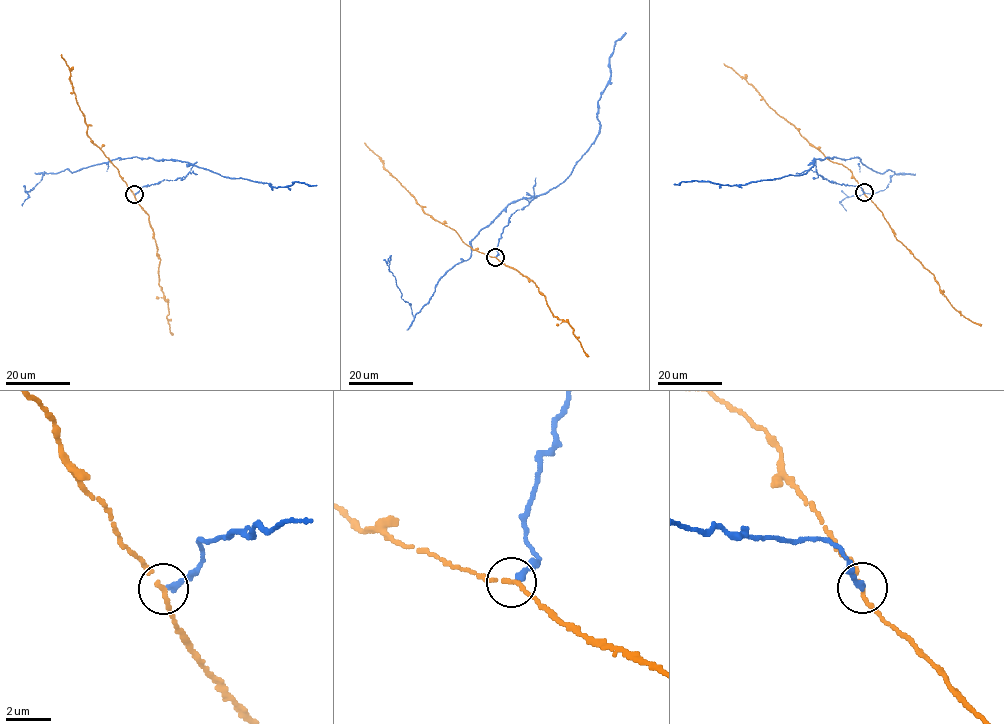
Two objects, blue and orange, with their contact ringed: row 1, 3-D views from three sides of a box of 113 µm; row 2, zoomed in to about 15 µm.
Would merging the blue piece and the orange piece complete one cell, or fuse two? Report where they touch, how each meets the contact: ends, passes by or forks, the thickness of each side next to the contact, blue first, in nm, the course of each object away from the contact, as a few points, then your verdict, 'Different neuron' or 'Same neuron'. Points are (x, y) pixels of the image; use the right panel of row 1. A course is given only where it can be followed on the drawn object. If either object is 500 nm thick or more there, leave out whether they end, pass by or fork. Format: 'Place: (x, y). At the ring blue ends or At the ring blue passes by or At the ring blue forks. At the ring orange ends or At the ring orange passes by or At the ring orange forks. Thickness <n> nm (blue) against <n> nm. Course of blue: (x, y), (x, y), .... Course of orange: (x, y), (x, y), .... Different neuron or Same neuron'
Place: (864, 192). At the ring blue ends. At the ring orange passes by. Thickness 320 nm (blue) against 200 nm. Course of blue: (864, 192), (823, 178), (813, 160), (858, 158), (879, 173), (904, 173), (884, 190), (844, 198), (846, 211). Course of orange: (864, 192), (852, 172), (829, 159), (805, 139), (798, 130), (772, 109), (753, 86), (724, 63). Different neuron

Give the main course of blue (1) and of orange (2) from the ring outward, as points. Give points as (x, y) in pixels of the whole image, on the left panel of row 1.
1: (134, 194), (139, 187), (185, 176), (192, 164), (133, 157), (72, 172), (44, 172), (25, 191), (22, 206)
2: (134, 194), (112, 163), (87, 135), (88, 125), (77, 103), (70, 70), (61, 54)

